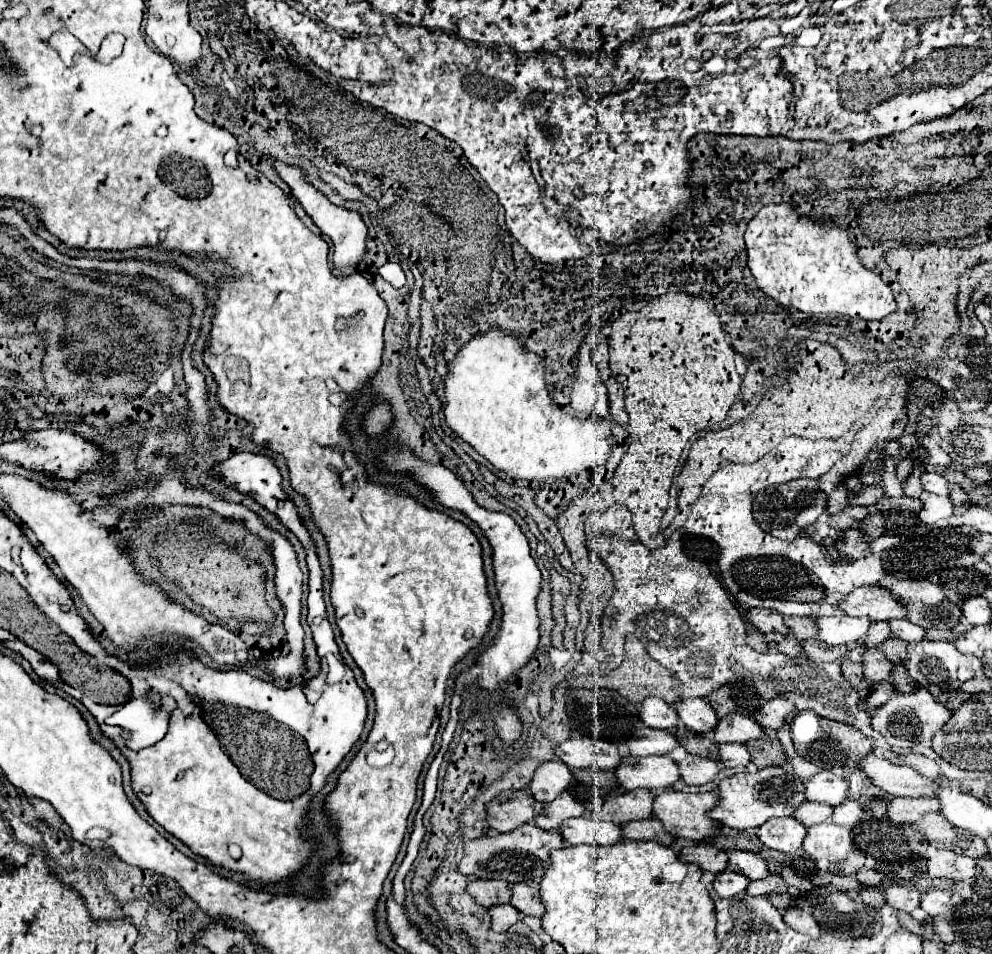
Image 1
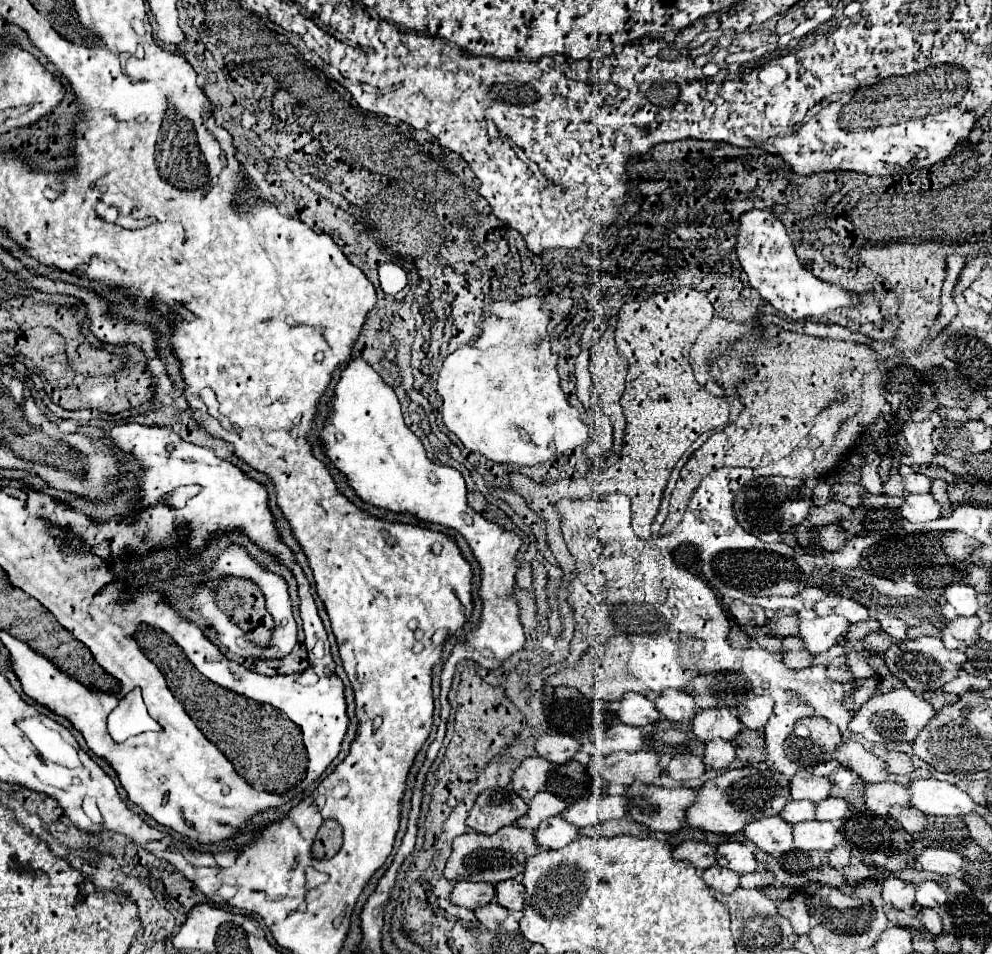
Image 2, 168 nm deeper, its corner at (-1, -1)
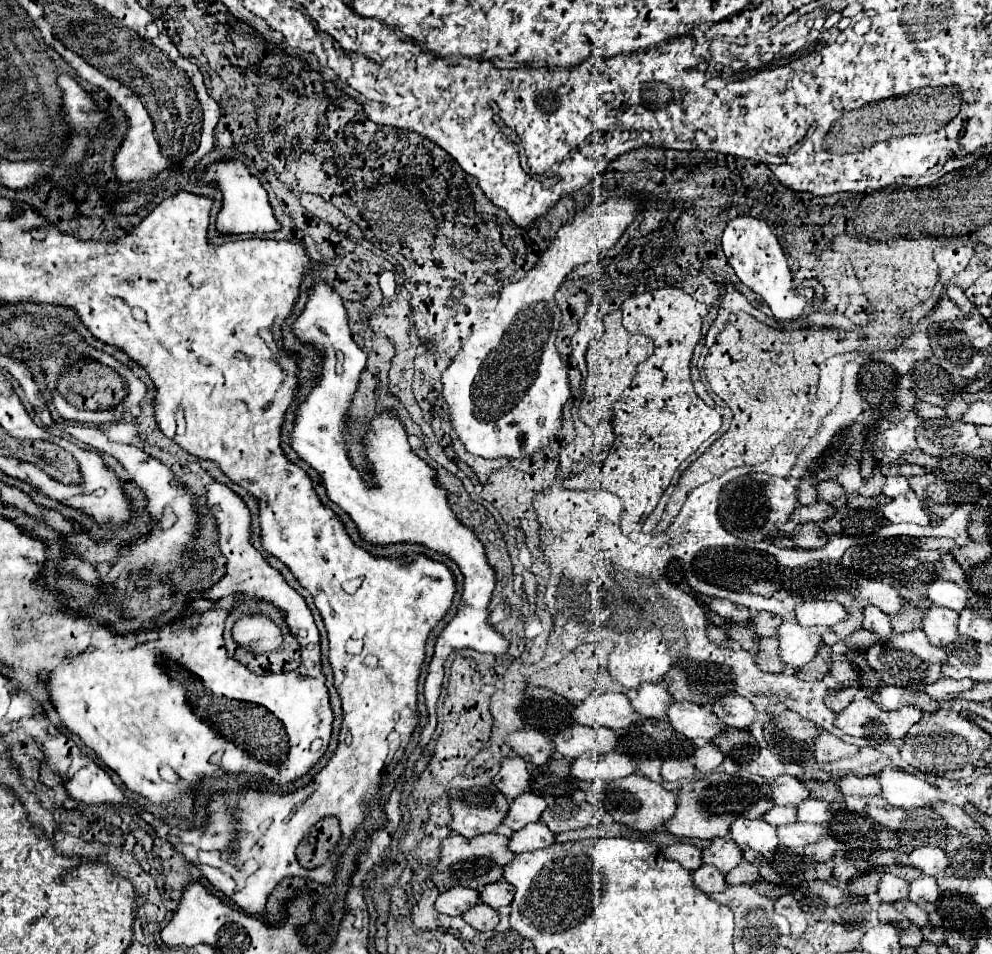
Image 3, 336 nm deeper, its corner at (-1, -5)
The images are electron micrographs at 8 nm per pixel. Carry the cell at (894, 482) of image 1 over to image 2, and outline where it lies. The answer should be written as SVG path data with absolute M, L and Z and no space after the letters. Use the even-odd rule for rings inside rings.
M865 464L863 468L861 468L861 482L859 482L867 492L871 492L871 494L881 494L881 486L883 486L883 482L881 482L881 478L879 478L879 474L877 474L877 466L875 464Z

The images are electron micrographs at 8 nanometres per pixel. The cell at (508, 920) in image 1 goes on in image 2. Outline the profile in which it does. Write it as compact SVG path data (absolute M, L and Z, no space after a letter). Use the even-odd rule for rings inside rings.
M489 902L483 908L477 908L475 916L479 918L479 922L483 926L487 926L489 930L495 930L507 918L507 910L503 906L499 906L497 902Z

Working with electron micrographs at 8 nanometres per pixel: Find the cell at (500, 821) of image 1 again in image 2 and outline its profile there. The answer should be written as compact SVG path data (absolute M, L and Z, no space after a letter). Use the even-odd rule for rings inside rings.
M511 784L505 788L485 790L477 796L465 824L481 834L495 834L499 828L513 824L527 812L527 804L513 792Z

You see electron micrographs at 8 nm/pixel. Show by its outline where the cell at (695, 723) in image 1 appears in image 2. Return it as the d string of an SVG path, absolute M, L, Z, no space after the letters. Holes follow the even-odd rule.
M663 690L653 704L671 722L691 722L693 718L693 698L683 690Z

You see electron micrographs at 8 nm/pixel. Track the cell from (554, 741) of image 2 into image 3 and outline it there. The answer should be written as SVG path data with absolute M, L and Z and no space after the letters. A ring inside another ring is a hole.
M519 730L507 738L507 744L515 750L517 756L533 762L537 766L549 762L555 746L553 742L537 730Z

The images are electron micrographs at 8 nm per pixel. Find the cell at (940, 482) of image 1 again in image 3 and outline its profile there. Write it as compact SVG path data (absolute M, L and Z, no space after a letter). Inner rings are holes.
M889 476L885 486L883 486L883 494L889 498L895 498L907 490L911 490L911 486L909 486L909 480L905 476Z

